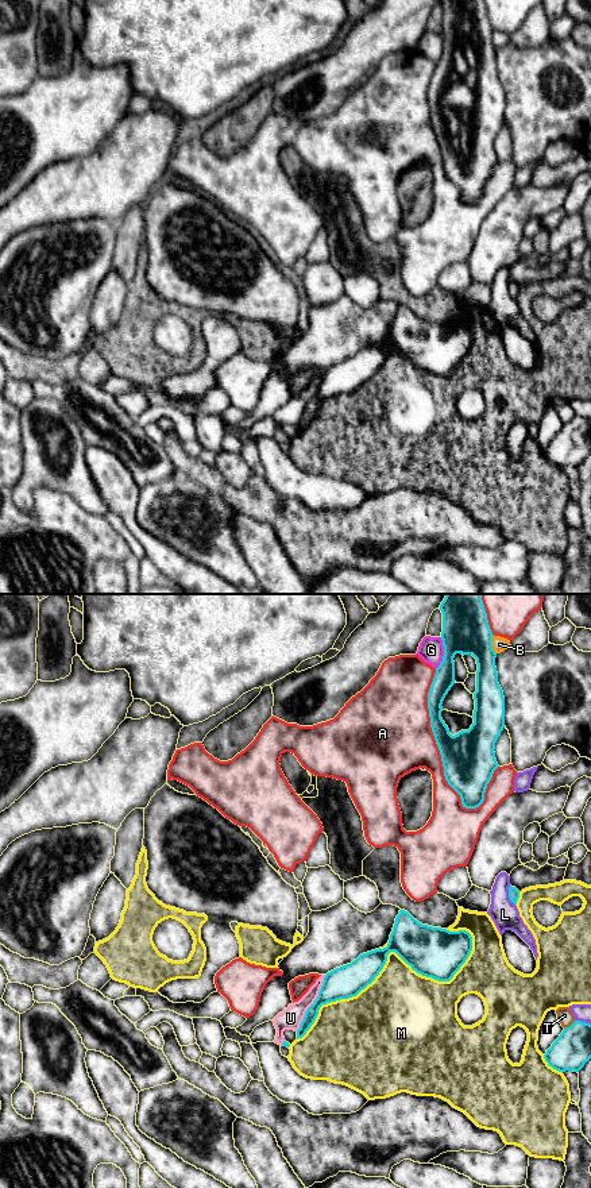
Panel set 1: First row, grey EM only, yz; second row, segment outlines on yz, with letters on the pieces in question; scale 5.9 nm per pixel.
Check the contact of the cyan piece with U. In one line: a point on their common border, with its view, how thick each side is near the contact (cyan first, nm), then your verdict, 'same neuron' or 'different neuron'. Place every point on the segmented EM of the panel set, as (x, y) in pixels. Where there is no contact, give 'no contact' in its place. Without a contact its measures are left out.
yz (313, 1003) | 190/140 nm | same neuron

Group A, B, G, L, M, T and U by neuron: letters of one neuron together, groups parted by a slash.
A / B / G / L / M / T / U

